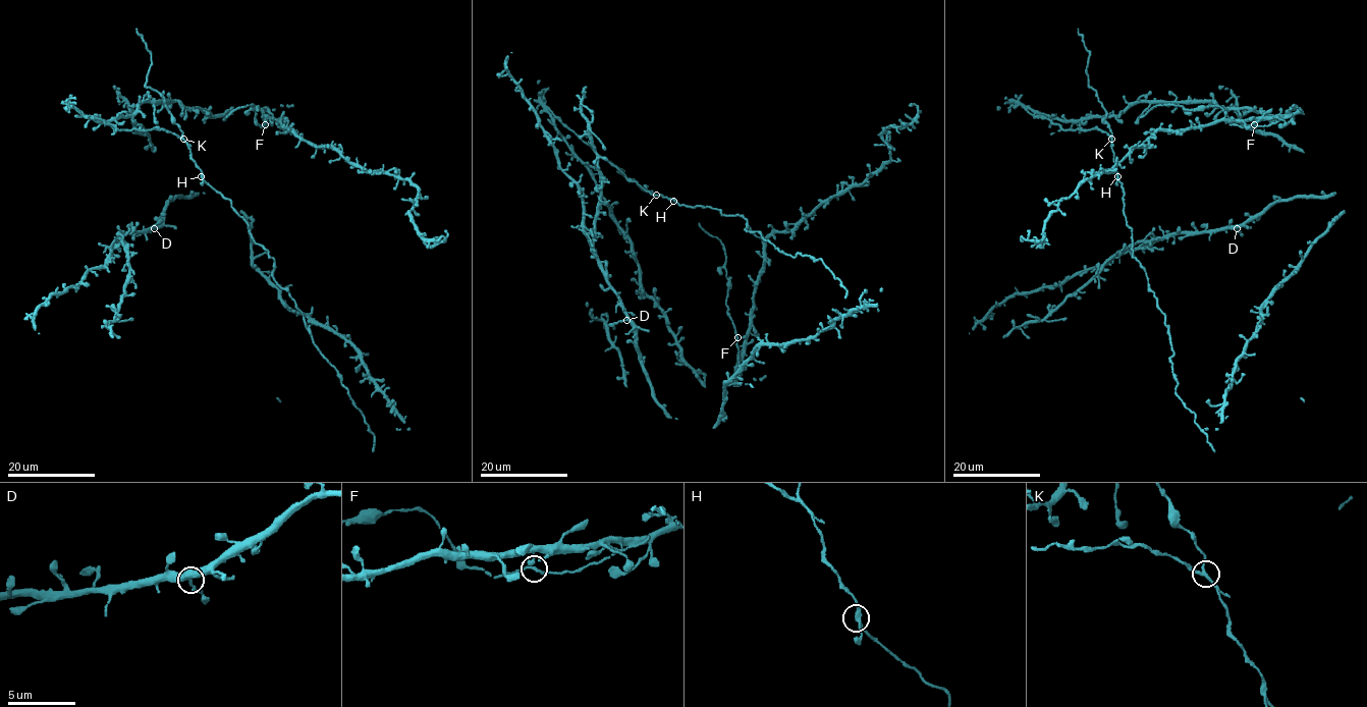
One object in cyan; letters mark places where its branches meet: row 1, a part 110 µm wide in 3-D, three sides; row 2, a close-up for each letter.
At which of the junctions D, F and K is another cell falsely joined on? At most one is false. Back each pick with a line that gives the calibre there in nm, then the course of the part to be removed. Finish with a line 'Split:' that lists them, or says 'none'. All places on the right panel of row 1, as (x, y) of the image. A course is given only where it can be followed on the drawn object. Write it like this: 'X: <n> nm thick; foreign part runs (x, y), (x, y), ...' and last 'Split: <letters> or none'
K: 190 nm thick; foreign part runs (1111, 138), (1132, 256), (1165, 316), (1176, 393), (1195, 414), (1214, 451)
Split: K

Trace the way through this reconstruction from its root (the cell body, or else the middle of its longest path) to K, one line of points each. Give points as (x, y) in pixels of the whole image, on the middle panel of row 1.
K: (746, 223), (742, 215), (725, 215), (710, 207), (686, 207), (673, 199), (656, 195)

